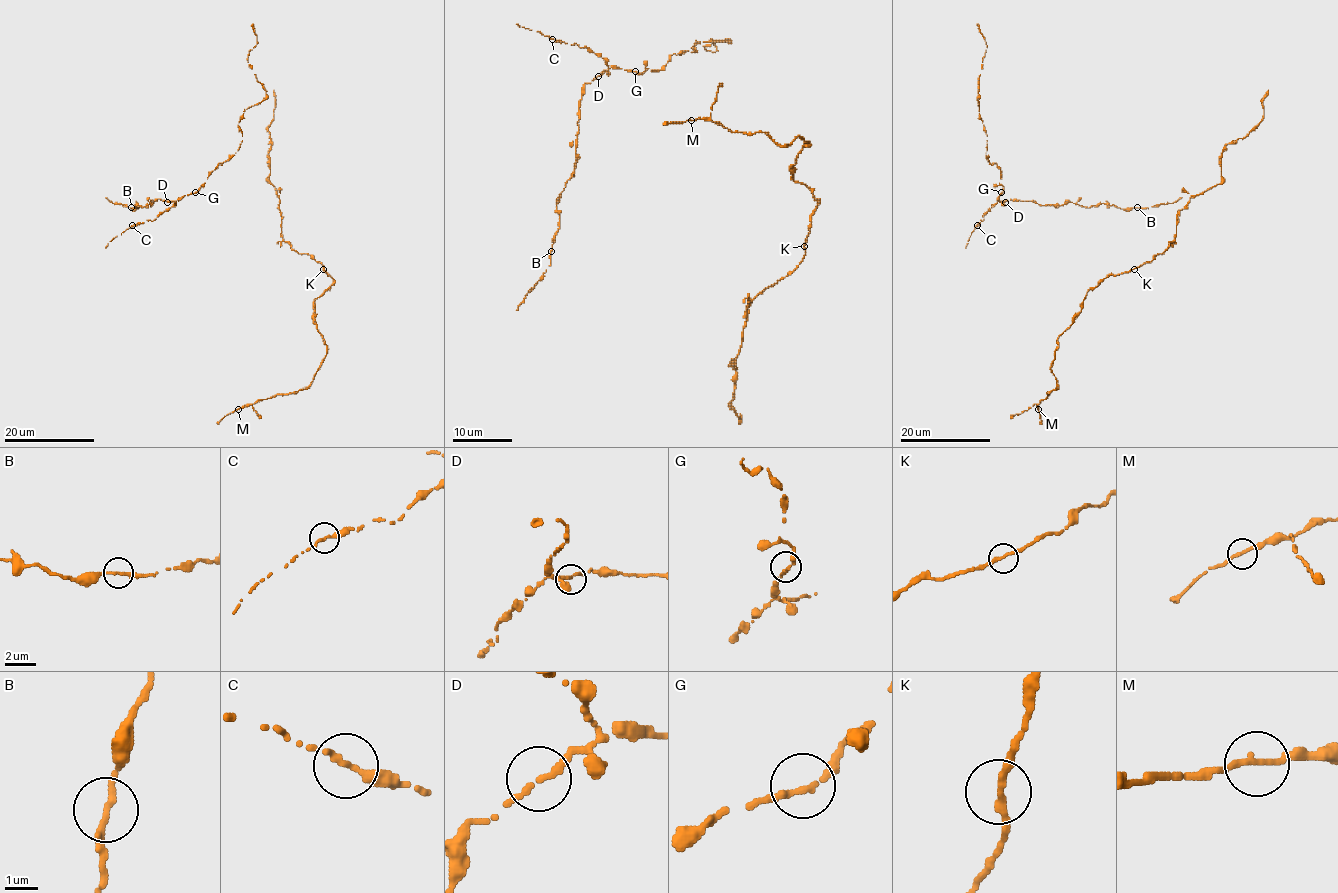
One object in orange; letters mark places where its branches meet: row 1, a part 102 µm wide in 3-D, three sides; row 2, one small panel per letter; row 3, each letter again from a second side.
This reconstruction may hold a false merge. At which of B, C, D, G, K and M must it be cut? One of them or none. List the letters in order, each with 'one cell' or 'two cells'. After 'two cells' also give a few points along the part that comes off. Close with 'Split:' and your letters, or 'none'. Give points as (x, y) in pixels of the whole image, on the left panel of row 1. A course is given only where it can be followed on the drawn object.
B: one cell
C: one cell
D: one cell
G: one cell
K: one cell
M: one cell
Split: none

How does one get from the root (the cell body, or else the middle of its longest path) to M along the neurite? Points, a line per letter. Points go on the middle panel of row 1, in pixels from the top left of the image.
M: (804, 246), (817, 200), (792, 178), (792, 166), (808, 142), (796, 136), (780, 145), (764, 132), (691, 120)

